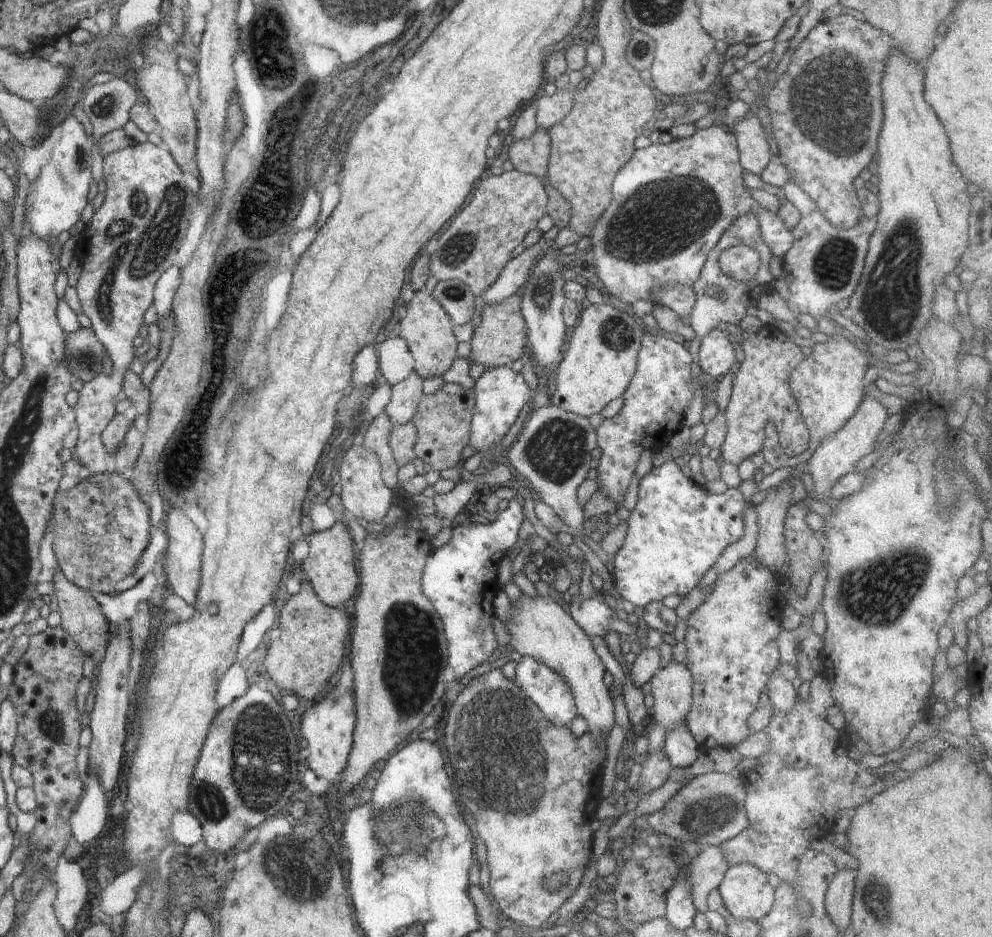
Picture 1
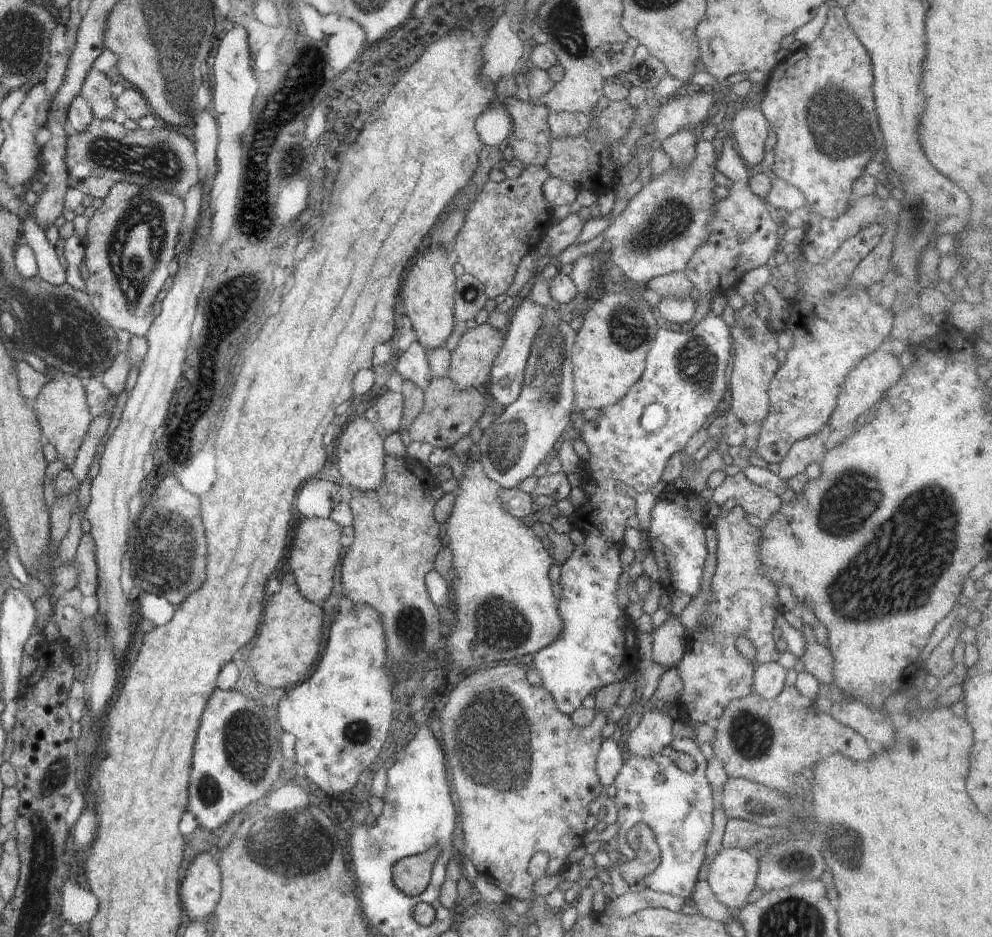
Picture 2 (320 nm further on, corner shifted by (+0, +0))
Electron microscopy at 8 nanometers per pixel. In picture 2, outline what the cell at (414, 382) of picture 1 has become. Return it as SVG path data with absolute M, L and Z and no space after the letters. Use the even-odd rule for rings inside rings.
M417 340L412 342L408 350L396 354L393 365L394 375L401 376L403 381L411 380L423 391L434 378L427 351Z

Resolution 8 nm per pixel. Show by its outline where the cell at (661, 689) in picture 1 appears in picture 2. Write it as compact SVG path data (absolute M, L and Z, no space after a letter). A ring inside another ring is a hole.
M678 616L668 617L653 630L653 659L667 669L676 667L684 656L687 630L682 626Z

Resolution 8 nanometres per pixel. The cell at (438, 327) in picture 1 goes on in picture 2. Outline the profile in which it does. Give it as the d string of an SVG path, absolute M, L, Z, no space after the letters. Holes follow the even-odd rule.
M442 245L436 246L434 250L426 250L422 256L418 256L418 260L408 270L404 288L402 288L404 314L411 323L416 340L425 350L446 346L446 339L452 334L456 323L454 308L457 277L454 275L447 256Z

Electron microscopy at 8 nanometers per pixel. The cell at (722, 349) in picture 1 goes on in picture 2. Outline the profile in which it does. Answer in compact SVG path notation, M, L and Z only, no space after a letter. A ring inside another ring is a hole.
M712 314L704 317L699 324L692 328L691 331L676 332L660 327L655 332L654 340L652 341L650 350L646 355L646 368L644 369L640 380L628 389L628 392L624 395L624 398L621 398L618 402L616 402L616 404L601 408L598 416L596 416L594 420L584 422L582 430L575 433L580 436L581 440L583 440L584 444L588 447L590 453L588 459L585 461L580 460L580 462L586 462L588 466L585 466L586 469L582 470L579 475L583 480L596 480L596 490L591 494L586 494L585 503L579 507L576 507L576 511L569 517L572 524L583 534L585 534L584 542L575 545L574 550L570 553L570 556L564 561L564 564L561 564L561 577L559 584L560 588L562 588L562 594L560 594L561 597L559 599L558 610L563 625L561 626L560 634L550 644L547 644L544 648L542 648L542 650L534 653L532 664L534 672L539 676L537 683L541 684L552 695L558 710L560 710L562 714L570 717L576 709L582 707L584 698L586 698L590 692L600 690L600 688L604 688L604 686L608 684L614 684L614 682L620 682L622 680L626 681L638 671L639 664L643 659L638 652L636 639L637 632L633 626L633 622L626 615L625 610L618 605L618 579L623 571L622 561L620 561L620 553L624 546L623 531L628 525L626 520L628 520L629 517L636 515L636 501L630 496L619 494L616 491L616 485L622 482L622 484L626 484L626 486L630 486L630 488L636 490L638 494L644 494L644 492L650 491L650 488L652 488L655 484L658 484L660 481L660 476L662 476L662 472L664 472L664 468L666 468L668 458L670 458L672 454L676 454L676 452L683 452L684 446L686 446L688 440L690 440L690 438L692 438L692 436L694 436L700 428L707 426L711 417L715 415L717 406L722 402L724 392L726 392L726 389L728 388L729 363L732 359L732 342L733 338L731 337L729 326L724 323L722 317L715 317ZM654 402L658 402L658 404L665 406L669 417L666 424L664 424L662 428L658 428L658 430L654 430L654 432L646 432L646 430L640 426L640 418L642 418L642 414L644 414L644 408L646 408L648 404L654 404Z

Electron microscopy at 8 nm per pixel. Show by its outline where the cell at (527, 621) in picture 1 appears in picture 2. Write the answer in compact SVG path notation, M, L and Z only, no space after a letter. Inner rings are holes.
M475 451L469 454L463 472L464 476L453 492L452 511L445 521L450 538L448 547L453 556L448 583L456 602L456 624L448 625L446 650L450 661L464 666L464 670L476 671L478 667L490 665L495 660L518 661L526 654L542 650L560 634L563 624L558 610L559 599L552 593L552 581L548 577L548 570L555 561L553 552L544 547L531 527L503 507L500 500L503 488L488 478Z

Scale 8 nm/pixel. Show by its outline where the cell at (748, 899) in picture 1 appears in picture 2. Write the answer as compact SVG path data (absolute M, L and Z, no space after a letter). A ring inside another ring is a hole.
M724 848L705 866L702 877L708 881L718 901L738 911L755 889L759 860L739 848Z

